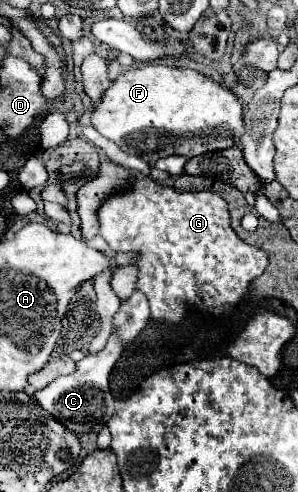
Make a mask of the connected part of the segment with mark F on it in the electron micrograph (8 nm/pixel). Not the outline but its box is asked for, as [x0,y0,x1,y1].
[91,63,245,163]

